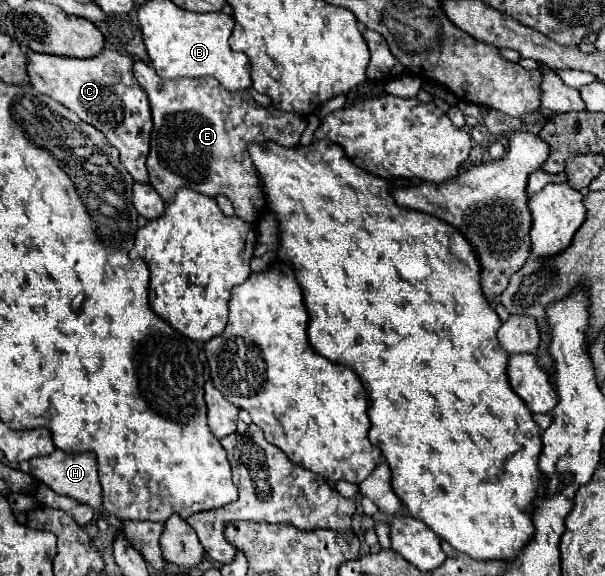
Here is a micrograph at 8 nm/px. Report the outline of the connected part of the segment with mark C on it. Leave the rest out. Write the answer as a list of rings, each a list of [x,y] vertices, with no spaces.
[[[26,49],[26,73],[30,85],[60,101],[74,111],[82,121],[100,129],[108,141],[120,151],[120,161],[138,183],[150,183],[146,171],[146,157],[152,133],[152,115],[146,91],[132,75],[134,59],[126,53],[102,49],[96,57],[76,59],[62,55],[44,55]]]

